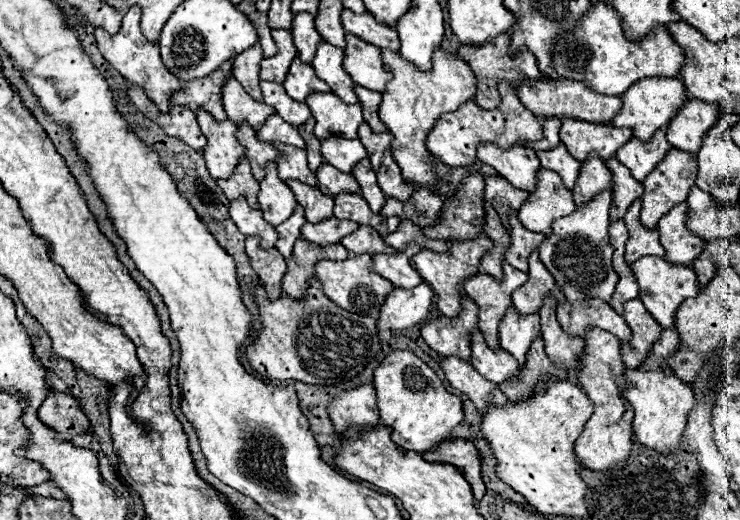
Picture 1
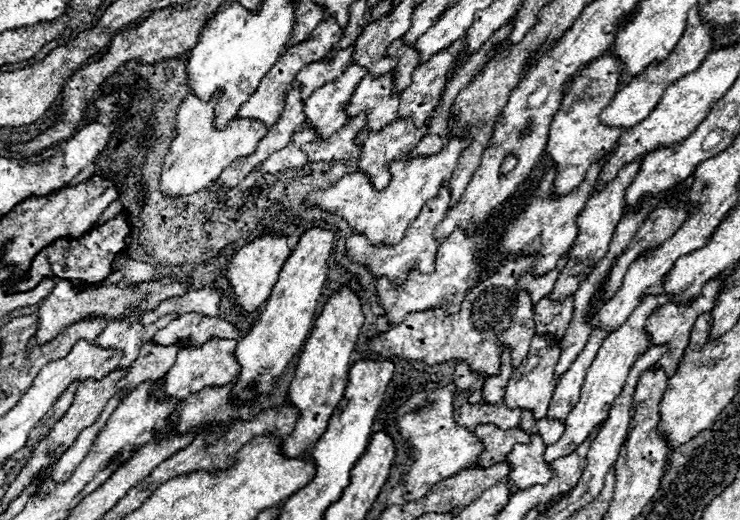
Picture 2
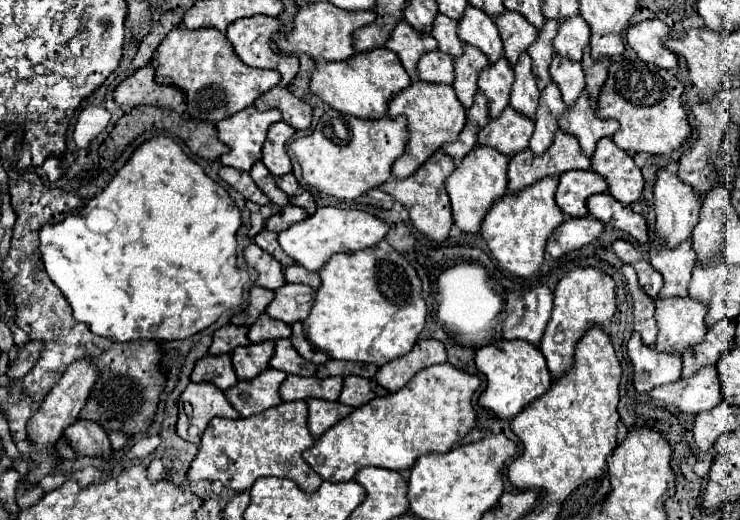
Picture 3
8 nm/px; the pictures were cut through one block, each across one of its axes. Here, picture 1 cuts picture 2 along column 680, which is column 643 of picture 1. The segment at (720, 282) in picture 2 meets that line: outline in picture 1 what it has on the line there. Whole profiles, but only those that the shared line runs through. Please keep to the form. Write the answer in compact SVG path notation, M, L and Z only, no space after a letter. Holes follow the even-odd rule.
M638 298L632 302L624 302L624 318L632 330L632 338L630 342L622 342L620 354L626 366L636 368L642 364L648 350L660 336L662 326L646 312L644 304Z

